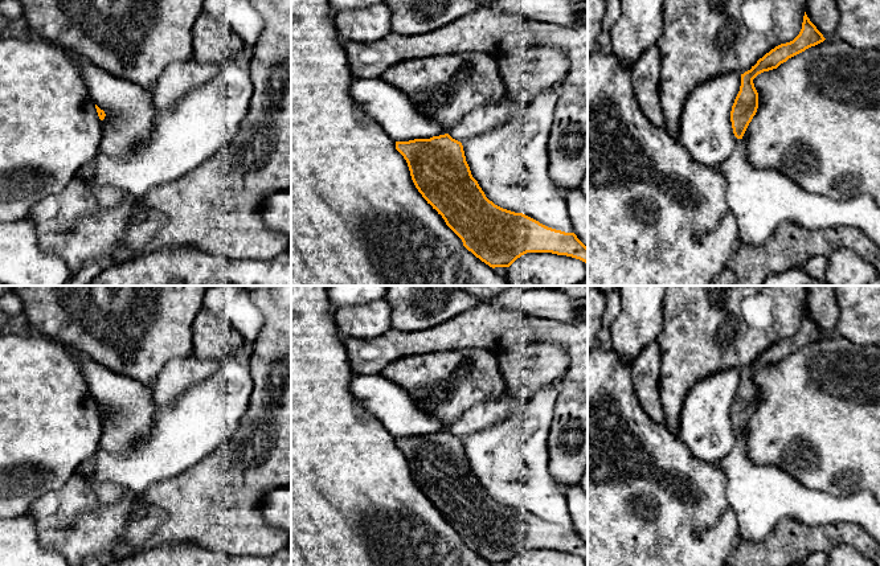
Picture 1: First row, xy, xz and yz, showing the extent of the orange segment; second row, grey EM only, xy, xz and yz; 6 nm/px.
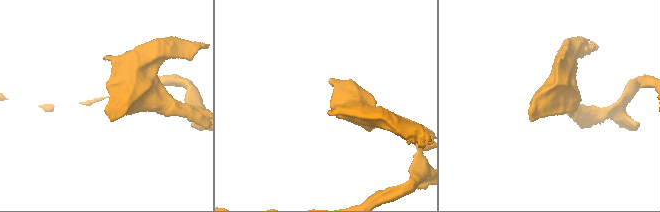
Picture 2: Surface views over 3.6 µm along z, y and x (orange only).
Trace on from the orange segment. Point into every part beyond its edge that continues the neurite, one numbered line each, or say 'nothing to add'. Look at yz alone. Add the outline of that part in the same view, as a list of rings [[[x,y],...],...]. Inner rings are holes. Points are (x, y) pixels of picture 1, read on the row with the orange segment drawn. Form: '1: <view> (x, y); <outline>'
nothing to add

